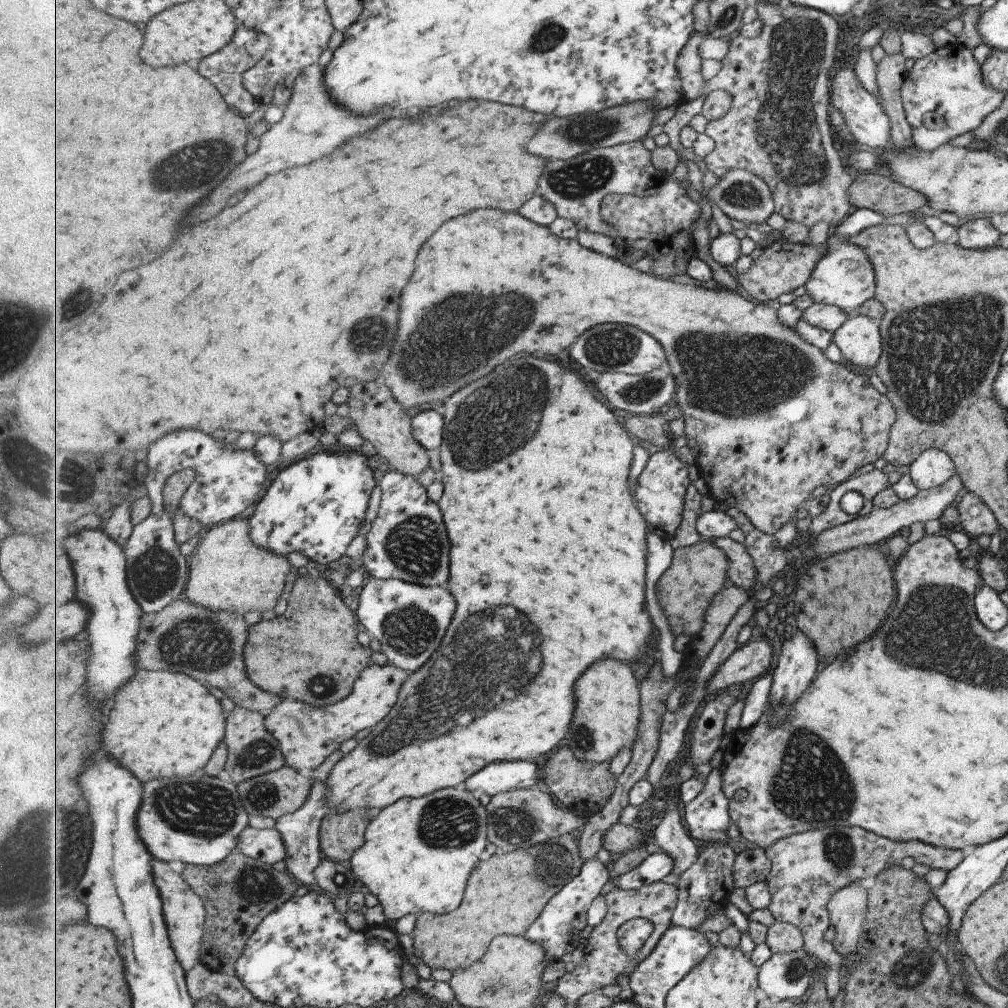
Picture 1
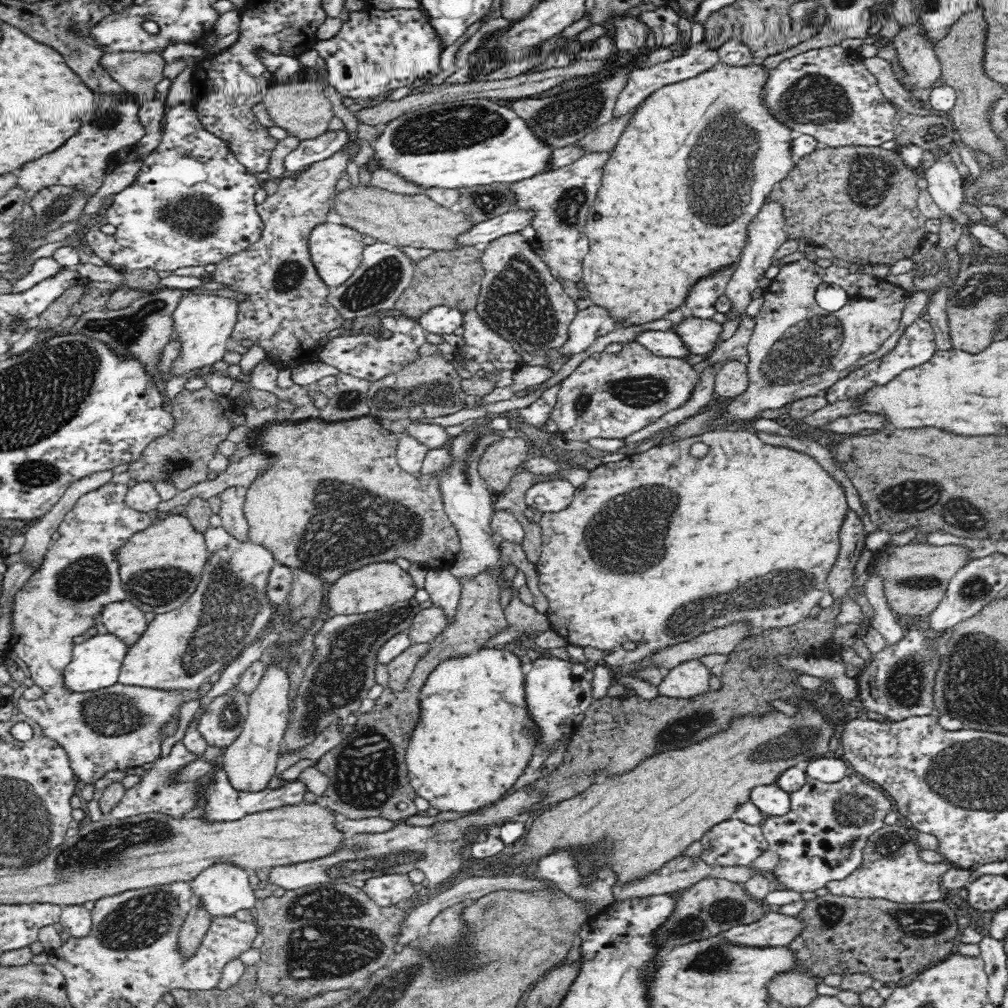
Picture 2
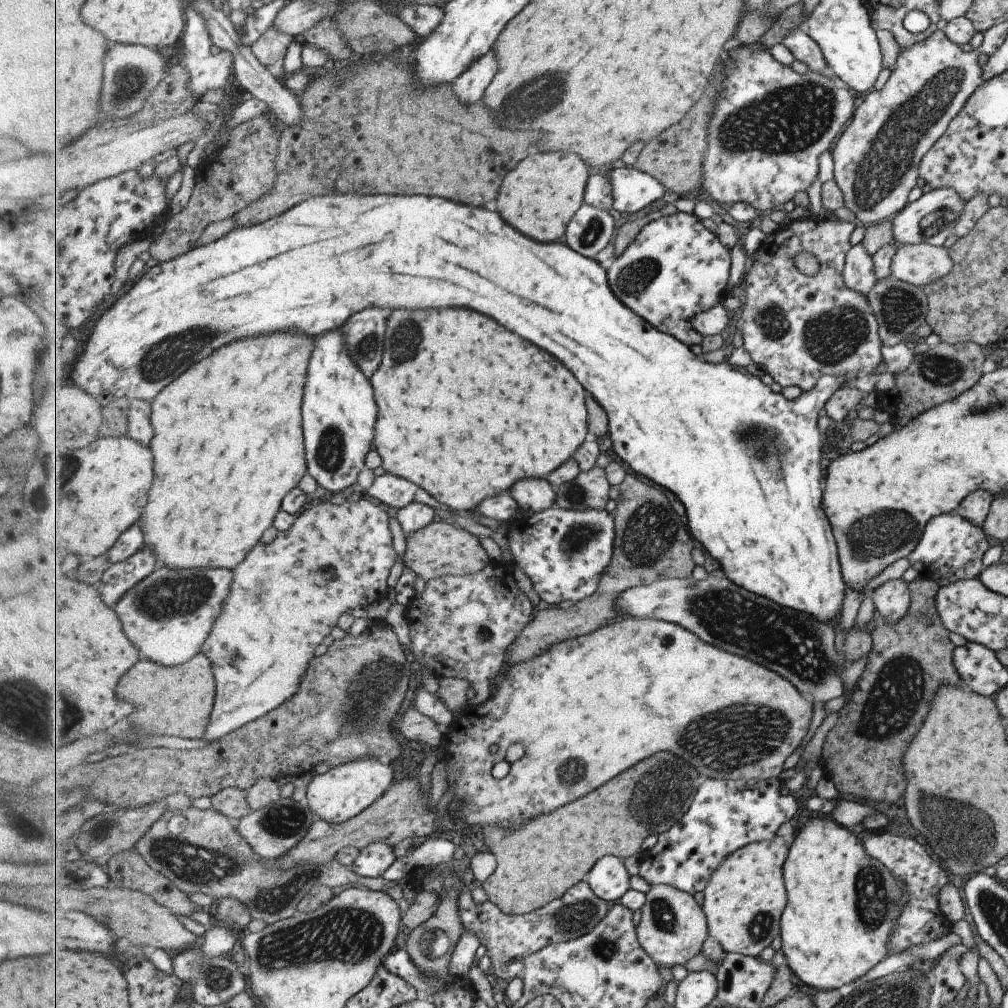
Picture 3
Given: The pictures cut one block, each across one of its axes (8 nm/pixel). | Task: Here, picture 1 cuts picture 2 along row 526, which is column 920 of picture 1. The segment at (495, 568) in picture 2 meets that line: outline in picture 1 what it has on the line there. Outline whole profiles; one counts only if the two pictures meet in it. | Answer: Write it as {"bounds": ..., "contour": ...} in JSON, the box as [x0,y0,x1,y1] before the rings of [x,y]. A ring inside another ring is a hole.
{"bounds":[904,449,955,491],"contour":[[[927,449],[904,469],[918,491],[935,489],[955,474],[948,454],[941,449]]]}

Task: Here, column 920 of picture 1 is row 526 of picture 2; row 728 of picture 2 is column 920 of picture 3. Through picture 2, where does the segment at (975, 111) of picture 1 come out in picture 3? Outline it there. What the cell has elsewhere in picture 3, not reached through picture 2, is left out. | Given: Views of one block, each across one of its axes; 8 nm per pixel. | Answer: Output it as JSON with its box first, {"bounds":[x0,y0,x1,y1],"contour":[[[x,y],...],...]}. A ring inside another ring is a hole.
{"bounds":[831,25,1005,226],"contour":[[[993,25],[982,36],[981,44],[969,52],[963,52],[952,43],[943,31],[936,29],[921,42],[912,44],[896,56],[894,69],[880,90],[868,93],[856,108],[852,121],[843,130],[835,146],[831,148],[833,180],[842,192],[843,206],[853,212],[855,223],[868,226],[889,219],[906,206],[907,194],[915,186],[918,164],[947,128],[951,119],[961,110],[966,98],[983,82],[979,68],[979,54],[989,56],[1004,41],[1005,26]]]}

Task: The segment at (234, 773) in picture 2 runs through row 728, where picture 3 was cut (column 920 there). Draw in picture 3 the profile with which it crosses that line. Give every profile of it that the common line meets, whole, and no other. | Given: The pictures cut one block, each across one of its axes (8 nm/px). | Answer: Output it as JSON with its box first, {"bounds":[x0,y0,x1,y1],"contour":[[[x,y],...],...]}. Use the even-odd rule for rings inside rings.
{"bounds":[890,243,952,287],"contour":[[[915,243],[897,248],[890,262],[890,274],[897,280],[923,287],[952,269],[948,249],[942,245]]]}

